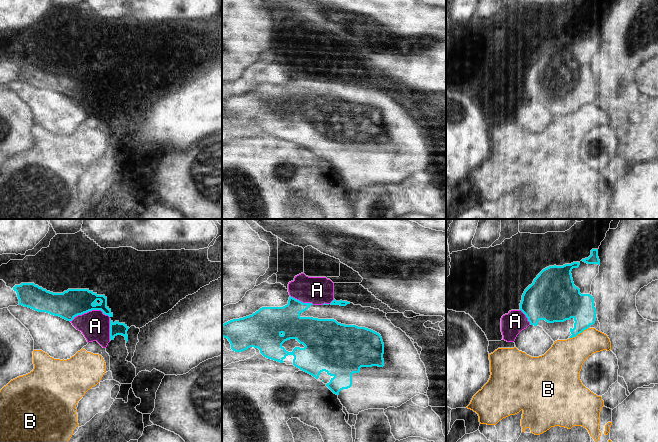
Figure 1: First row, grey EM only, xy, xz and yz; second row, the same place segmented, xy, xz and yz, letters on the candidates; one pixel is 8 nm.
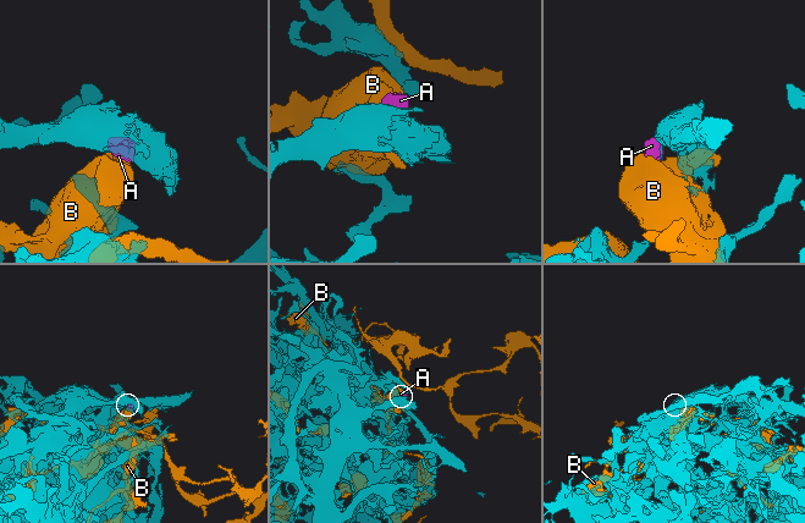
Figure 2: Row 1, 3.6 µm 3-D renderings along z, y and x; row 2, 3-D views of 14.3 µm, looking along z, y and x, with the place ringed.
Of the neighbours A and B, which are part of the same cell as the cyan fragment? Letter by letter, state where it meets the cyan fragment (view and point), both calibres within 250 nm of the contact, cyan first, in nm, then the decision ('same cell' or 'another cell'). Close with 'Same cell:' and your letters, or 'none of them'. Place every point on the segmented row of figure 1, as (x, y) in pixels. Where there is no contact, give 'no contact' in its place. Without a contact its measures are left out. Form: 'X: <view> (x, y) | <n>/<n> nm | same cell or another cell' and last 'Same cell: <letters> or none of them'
A: xy (89, 310) | 220/240 nm | same cell
B: yz (578, 333) | 240/300 nm | another cell
Same cell: A

